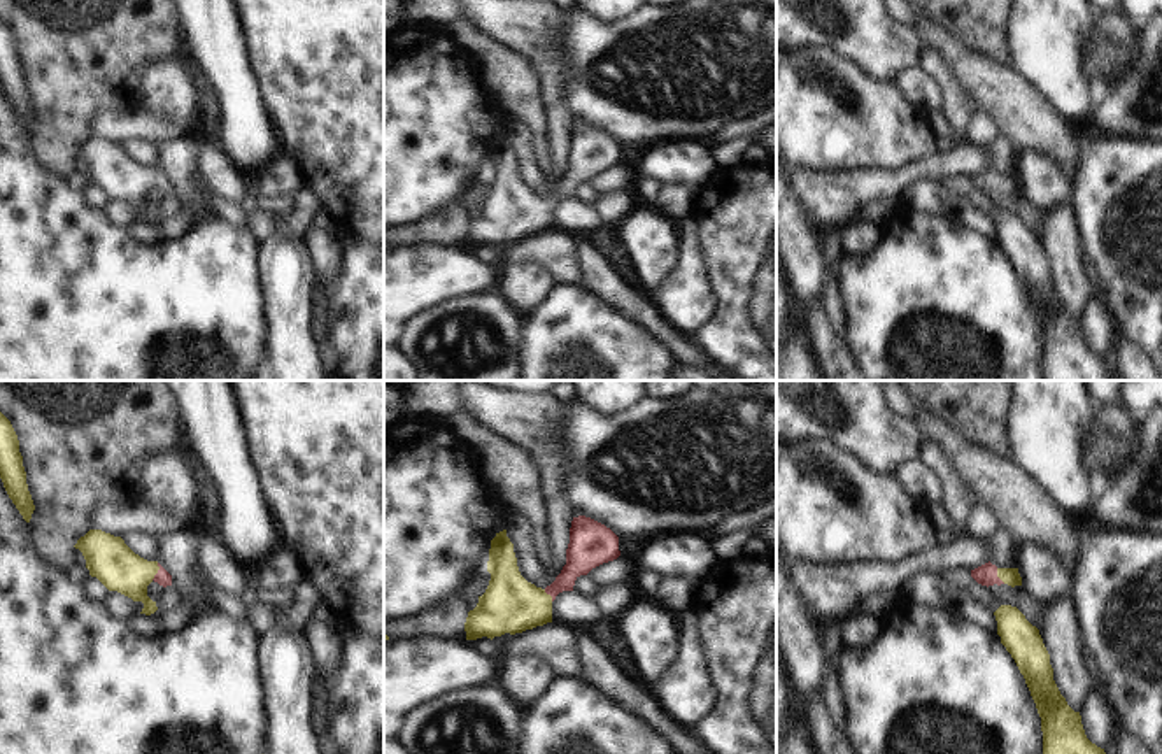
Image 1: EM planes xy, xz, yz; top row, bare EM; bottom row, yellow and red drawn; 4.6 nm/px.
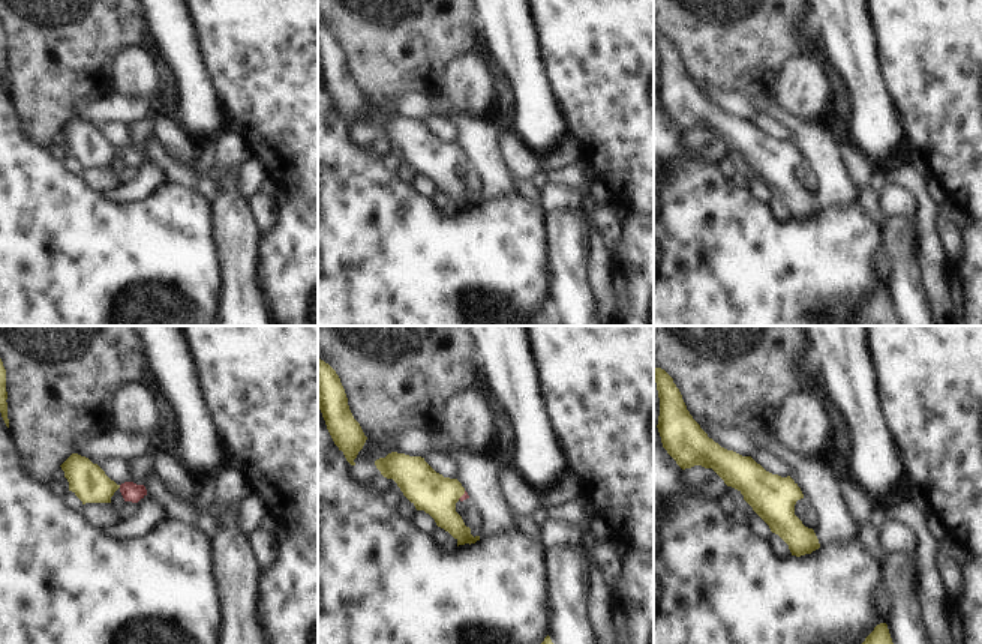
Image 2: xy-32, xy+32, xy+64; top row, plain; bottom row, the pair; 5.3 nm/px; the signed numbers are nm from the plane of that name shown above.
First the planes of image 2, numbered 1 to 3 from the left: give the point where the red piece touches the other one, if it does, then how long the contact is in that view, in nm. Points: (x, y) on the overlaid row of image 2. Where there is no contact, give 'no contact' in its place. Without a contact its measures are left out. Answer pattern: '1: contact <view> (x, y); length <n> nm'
1: no contact
2: contact xy+32 (461, 496); length 60 nm
3: no contact

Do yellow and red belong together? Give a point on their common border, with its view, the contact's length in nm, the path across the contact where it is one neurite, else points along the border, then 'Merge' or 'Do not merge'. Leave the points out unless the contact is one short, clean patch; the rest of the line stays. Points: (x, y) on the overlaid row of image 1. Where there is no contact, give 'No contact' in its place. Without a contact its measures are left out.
Touches yellow at xy (156, 572). Shared border 90 nm. Path across: xy (107, 558), (125, 572), (156, 572), (162, 577). Merge

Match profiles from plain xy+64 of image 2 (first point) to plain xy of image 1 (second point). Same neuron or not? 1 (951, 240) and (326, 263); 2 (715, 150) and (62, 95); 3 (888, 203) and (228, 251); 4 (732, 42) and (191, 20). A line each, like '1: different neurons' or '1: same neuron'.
1: same neuron
2: same neuron
3: different neurons
4: different neurons

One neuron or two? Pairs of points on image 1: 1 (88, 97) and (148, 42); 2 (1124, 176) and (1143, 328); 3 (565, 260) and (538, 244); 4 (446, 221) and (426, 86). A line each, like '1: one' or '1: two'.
1: one
2: one
3: one
4: two

